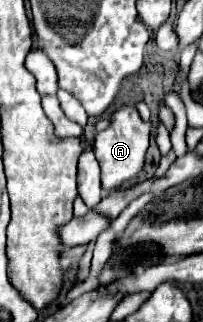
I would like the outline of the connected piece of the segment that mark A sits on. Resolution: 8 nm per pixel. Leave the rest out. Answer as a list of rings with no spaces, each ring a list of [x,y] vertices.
[[[132,107],[116,111],[112,115],[110,127],[106,131],[98,133],[96,143],[94,143],[94,155],[102,169],[102,189],[114,191],[114,189],[122,187],[126,181],[136,179],[136,175],[144,167],[148,147],[150,147],[150,125],[142,121],[138,111]]]

